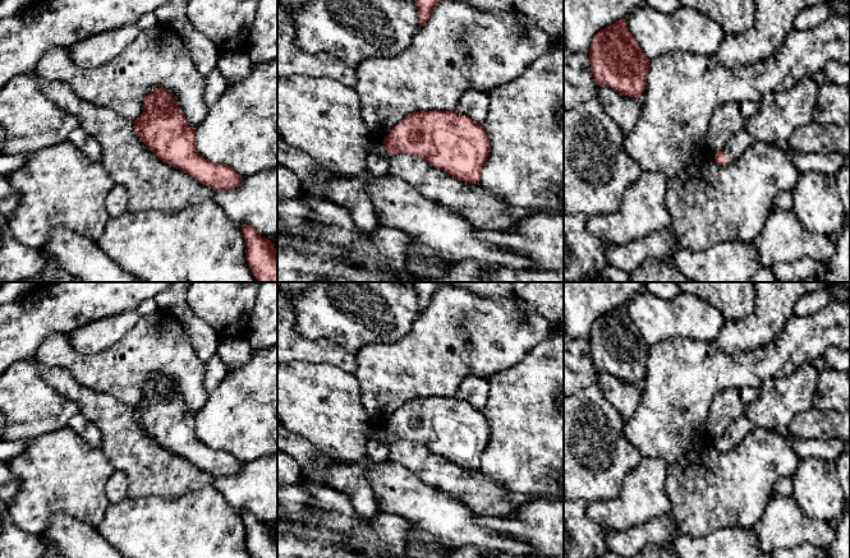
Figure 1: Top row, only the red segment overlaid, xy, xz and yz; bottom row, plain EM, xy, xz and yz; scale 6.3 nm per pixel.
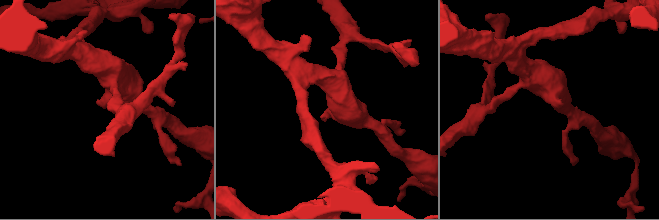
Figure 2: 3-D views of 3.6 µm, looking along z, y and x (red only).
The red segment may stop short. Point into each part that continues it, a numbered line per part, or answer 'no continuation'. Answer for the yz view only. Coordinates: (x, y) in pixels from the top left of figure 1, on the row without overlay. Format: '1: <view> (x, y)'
1: yz (736, 430)

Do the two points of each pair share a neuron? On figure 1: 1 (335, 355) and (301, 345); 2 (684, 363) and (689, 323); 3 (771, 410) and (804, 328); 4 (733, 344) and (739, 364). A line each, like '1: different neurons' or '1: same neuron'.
1: same neuron
2: different neurons
3: different neurons
4: different neurons

